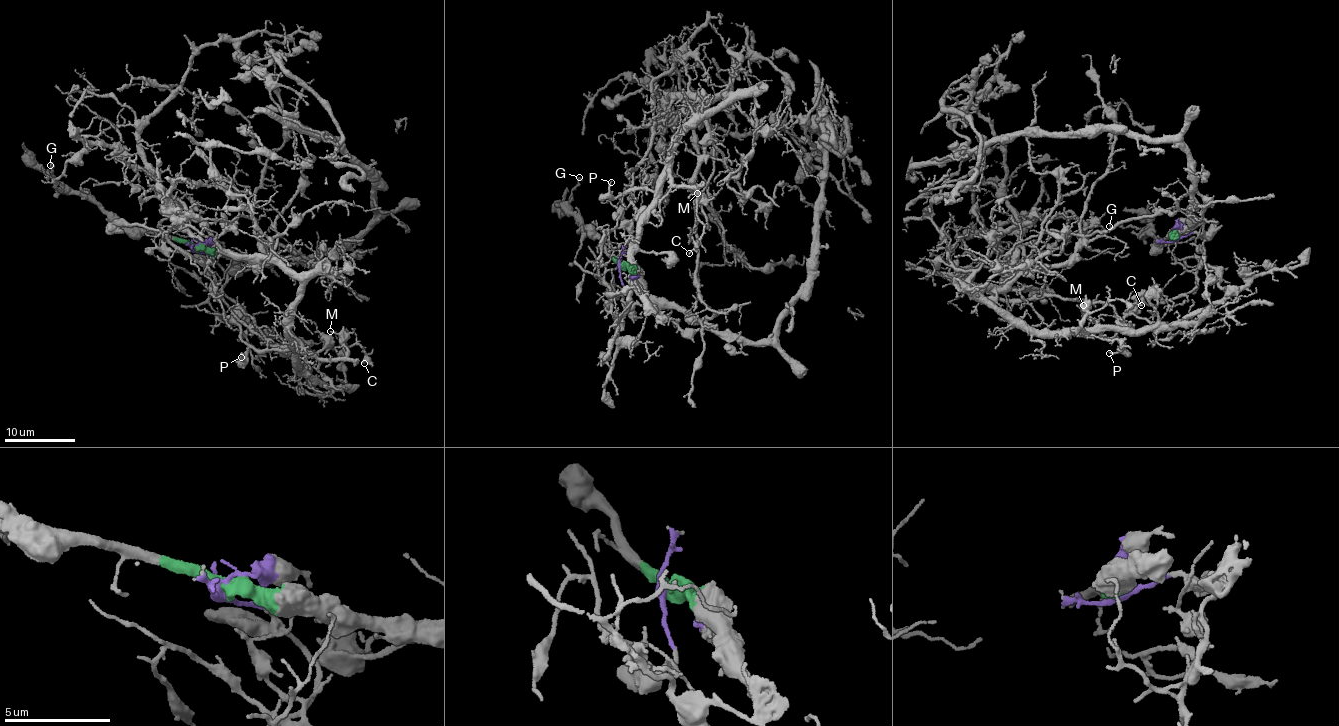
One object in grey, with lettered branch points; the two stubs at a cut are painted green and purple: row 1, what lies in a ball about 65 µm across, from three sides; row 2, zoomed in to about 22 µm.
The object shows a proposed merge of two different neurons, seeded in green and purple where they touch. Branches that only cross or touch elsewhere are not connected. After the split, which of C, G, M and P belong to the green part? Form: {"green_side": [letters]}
{"green_side": ["G"]}

